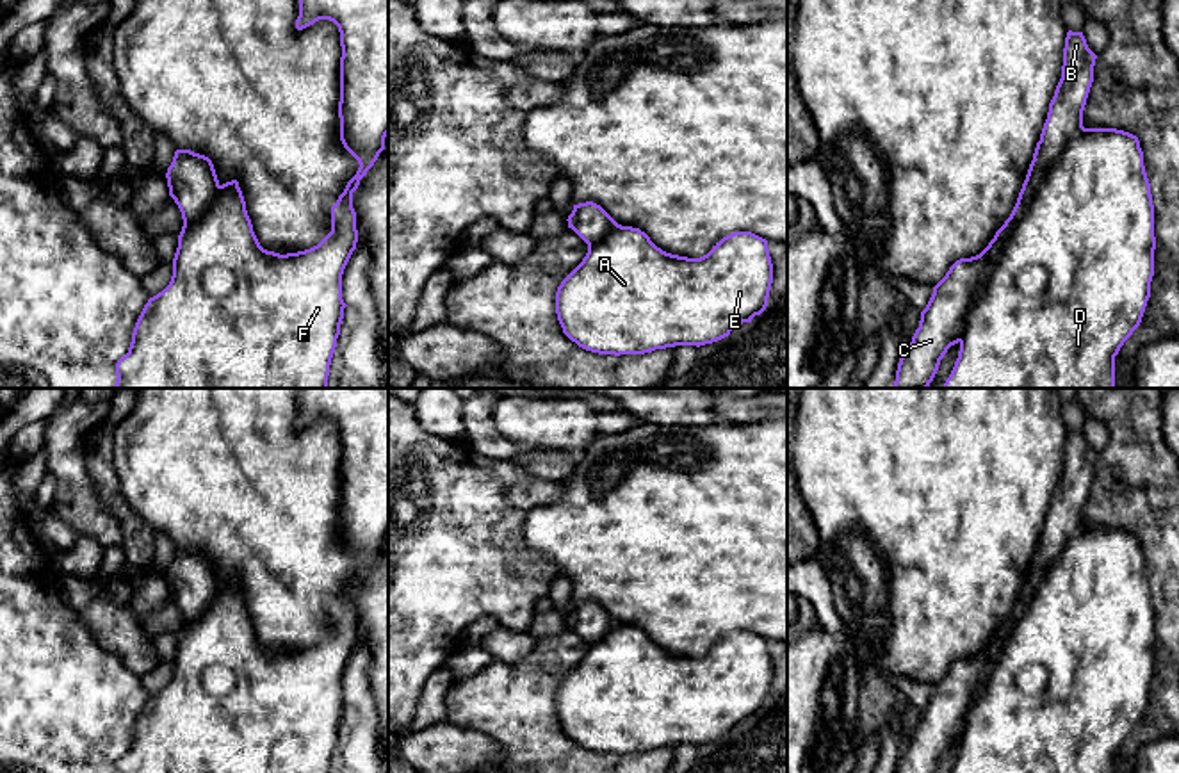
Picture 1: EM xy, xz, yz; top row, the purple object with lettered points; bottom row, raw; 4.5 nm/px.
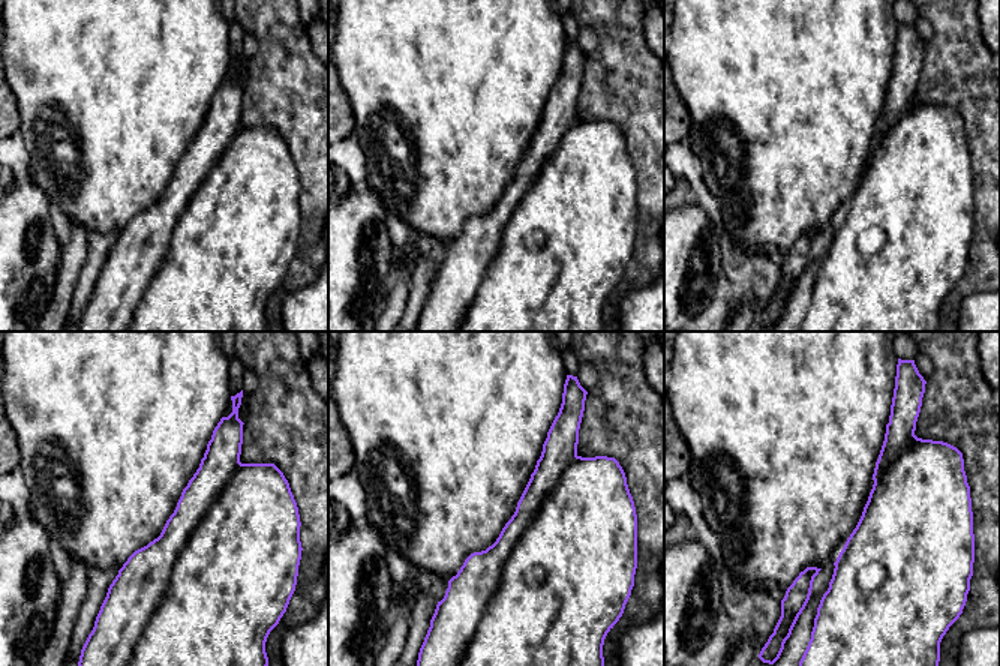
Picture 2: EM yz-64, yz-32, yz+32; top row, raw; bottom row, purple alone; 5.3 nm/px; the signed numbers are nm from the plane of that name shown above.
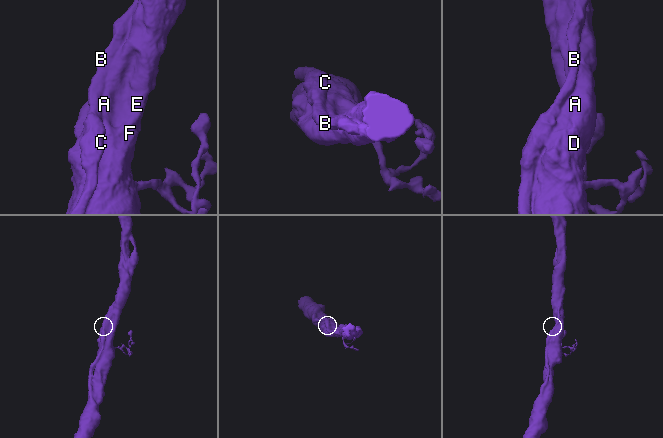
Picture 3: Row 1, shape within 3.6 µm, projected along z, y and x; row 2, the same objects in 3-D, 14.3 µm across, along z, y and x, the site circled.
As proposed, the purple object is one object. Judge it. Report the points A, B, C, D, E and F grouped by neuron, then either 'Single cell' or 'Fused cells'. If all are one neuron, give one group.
Groups: A B C D E F. Single cell

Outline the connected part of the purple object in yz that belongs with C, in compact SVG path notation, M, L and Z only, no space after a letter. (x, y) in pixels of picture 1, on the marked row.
M1069 30L1063 48L1061 78L1049 103L1047 119L1017 203L988 246L976 256L956 260L946 276L933 287L933 294L921 312L919 328L899 358L894 388L928 388L939 370L940 360L955 344L960 346L960 351L944 388L1115 388L1115 356L1140 326L1151 297L1156 249L1154 205L1138 137L1117 128L1083 126L1083 110L1094 82L1095 59L1097 55L1088 48L1083 32Z

